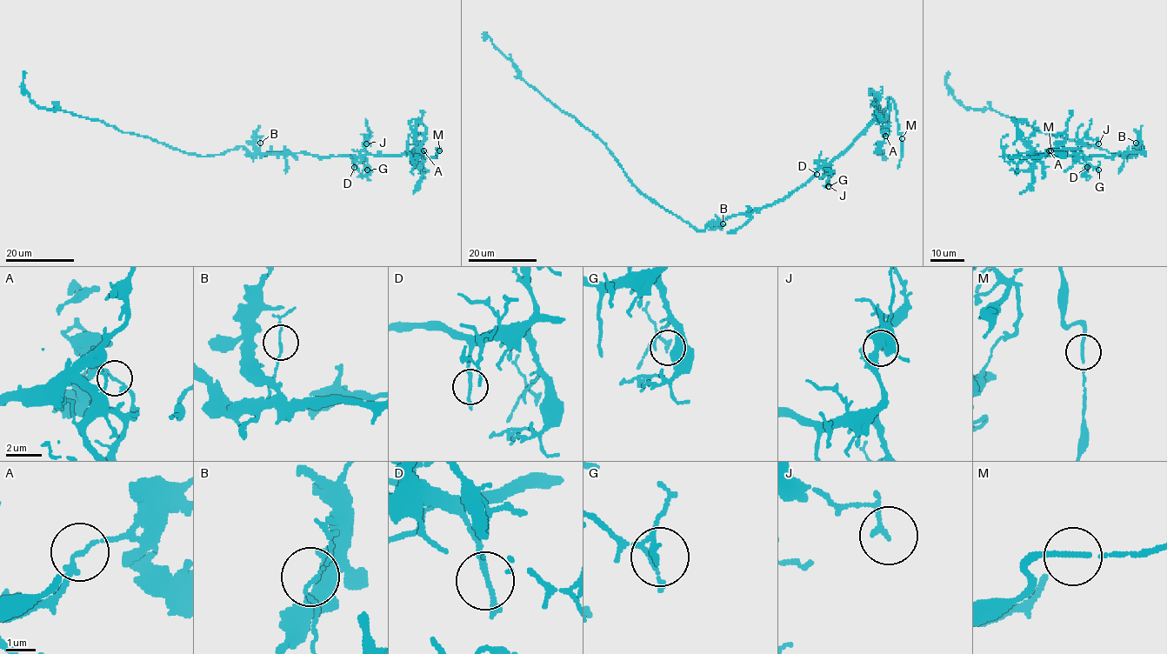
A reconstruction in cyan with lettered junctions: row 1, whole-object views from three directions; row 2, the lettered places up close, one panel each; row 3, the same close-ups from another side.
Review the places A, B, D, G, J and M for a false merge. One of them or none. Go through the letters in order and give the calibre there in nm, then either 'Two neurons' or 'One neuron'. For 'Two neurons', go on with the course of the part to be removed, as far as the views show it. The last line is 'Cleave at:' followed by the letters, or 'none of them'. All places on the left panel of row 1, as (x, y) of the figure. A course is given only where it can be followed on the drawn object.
A: Thickness 130 nm. Two neurons. Course of the part to remove: (423, 150), (414, 142), (423, 110)
B: Thickness 100 nm. One neuron
D: Thickness 170 nm. One neuron
G: Thickness 150 nm. One neuron
J: Thickness 140 nm. One neuron
M: Thickness 140 nm. One neuron
Cleave at: A

